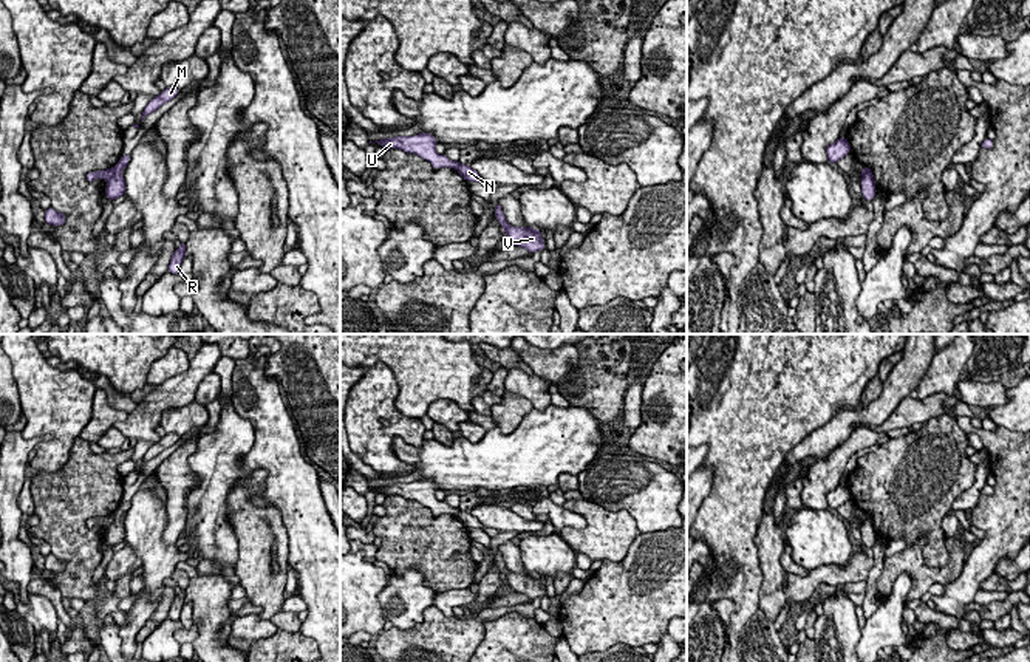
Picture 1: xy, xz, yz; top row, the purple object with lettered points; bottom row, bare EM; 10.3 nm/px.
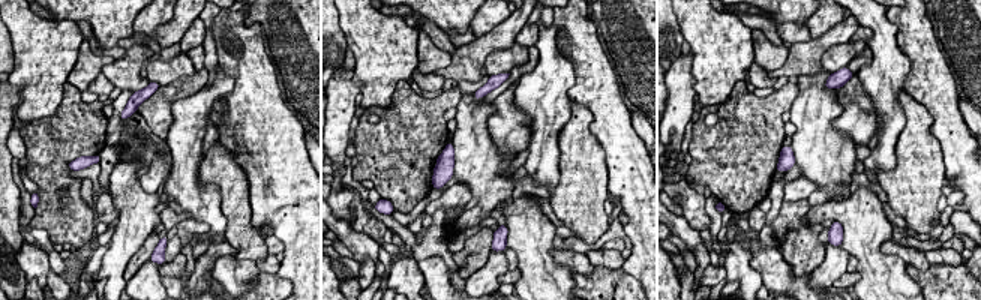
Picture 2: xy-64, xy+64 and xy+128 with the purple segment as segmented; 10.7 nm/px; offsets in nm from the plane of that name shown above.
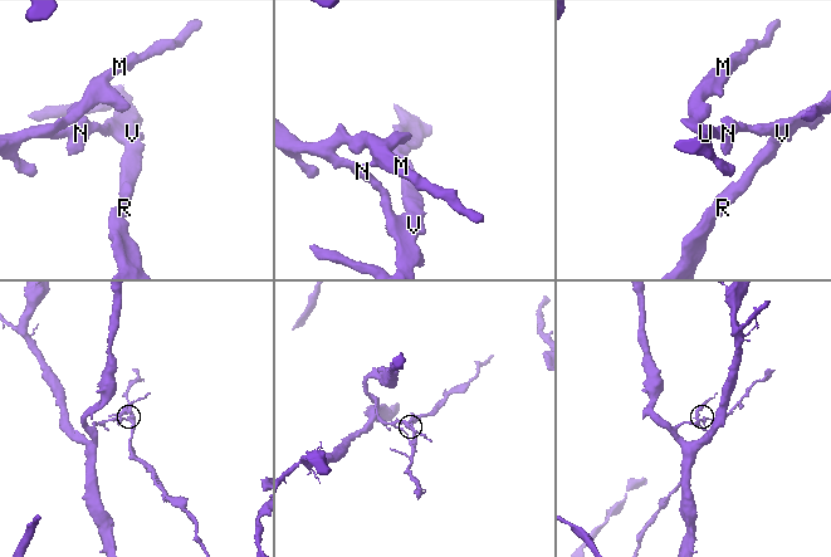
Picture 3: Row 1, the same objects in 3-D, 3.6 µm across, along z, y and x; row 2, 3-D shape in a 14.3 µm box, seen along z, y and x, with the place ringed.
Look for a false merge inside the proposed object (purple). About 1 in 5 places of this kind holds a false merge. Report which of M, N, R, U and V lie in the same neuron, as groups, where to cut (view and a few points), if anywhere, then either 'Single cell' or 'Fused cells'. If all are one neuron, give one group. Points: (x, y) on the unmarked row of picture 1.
Groups: M U / N R V. Split along xy (115, 514), (115, 518), (107, 526). Fused cells

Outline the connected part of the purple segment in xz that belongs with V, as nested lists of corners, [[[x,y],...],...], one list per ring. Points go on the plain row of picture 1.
[[[498,551],[493,557],[493,561],[500,568],[506,583],[513,589],[513,592],[520,592],[527,595],[530,600],[546,595],[546,589],[541,586],[541,577],[532,574],[515,574],[506,568],[501,552]]]

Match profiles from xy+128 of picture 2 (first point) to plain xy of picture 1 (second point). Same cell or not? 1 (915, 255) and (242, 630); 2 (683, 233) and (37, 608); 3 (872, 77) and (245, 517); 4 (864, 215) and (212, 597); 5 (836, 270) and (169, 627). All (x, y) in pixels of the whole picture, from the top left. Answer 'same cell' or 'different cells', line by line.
1: same cell
2: same cell
3: different cells
4: same cell
5: same cell

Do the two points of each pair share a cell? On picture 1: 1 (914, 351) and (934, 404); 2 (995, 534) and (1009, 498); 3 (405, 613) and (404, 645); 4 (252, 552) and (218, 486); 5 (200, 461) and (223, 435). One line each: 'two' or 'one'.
1: two
2: one
3: two
4: two
5: one

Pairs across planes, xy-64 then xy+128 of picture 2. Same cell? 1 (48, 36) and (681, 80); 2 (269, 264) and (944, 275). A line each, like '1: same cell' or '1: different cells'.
1: different cells
2: different cells

